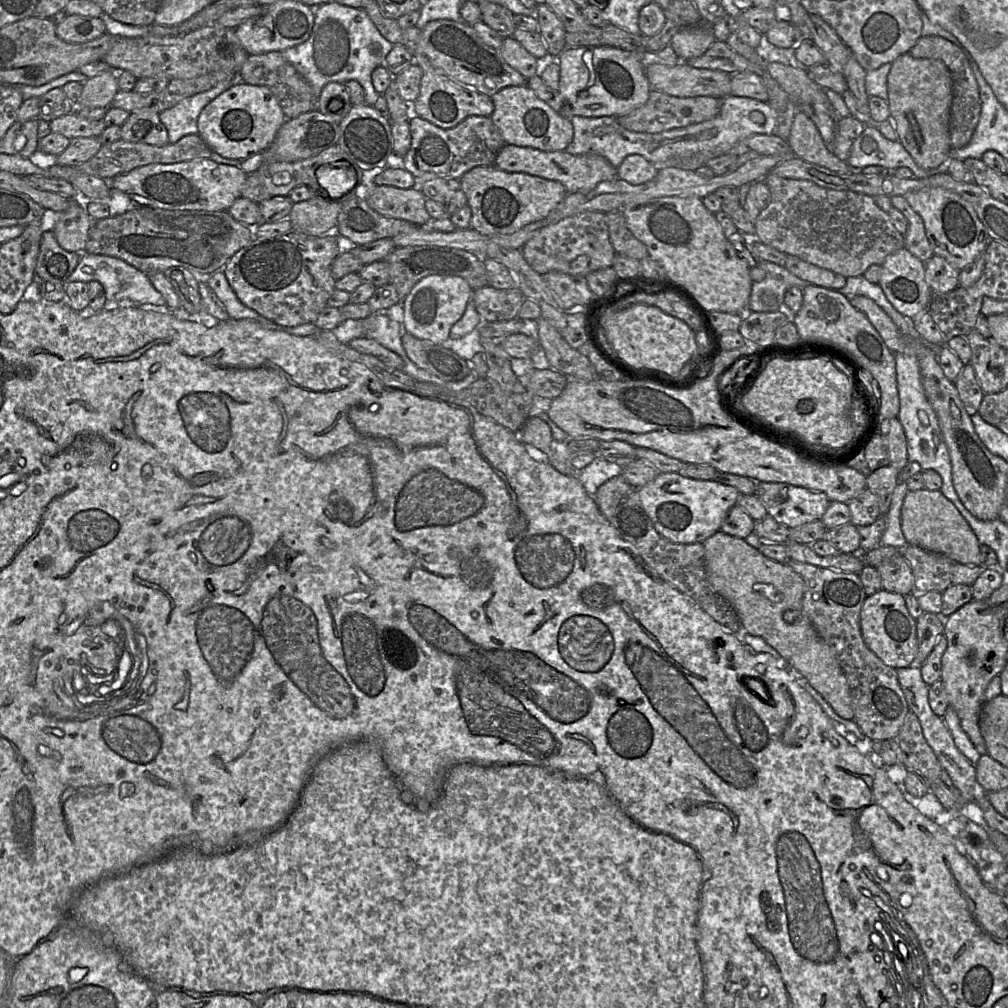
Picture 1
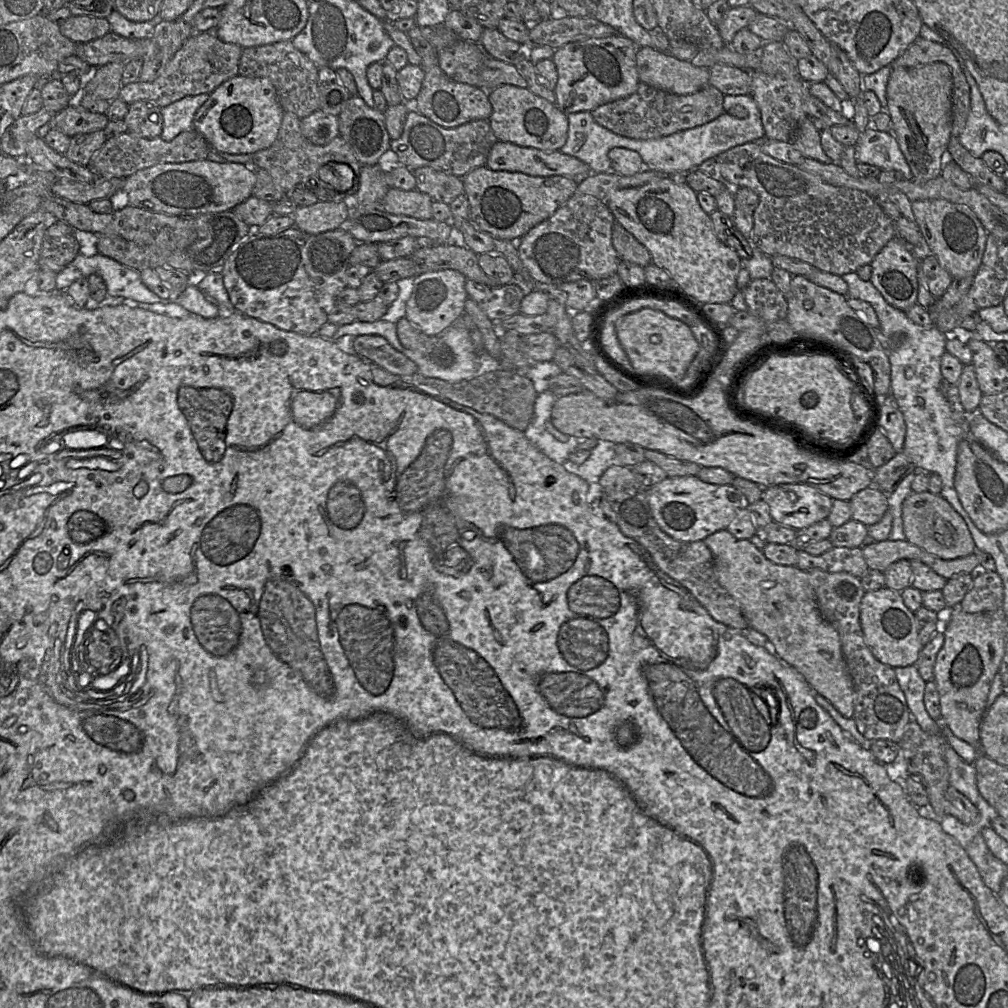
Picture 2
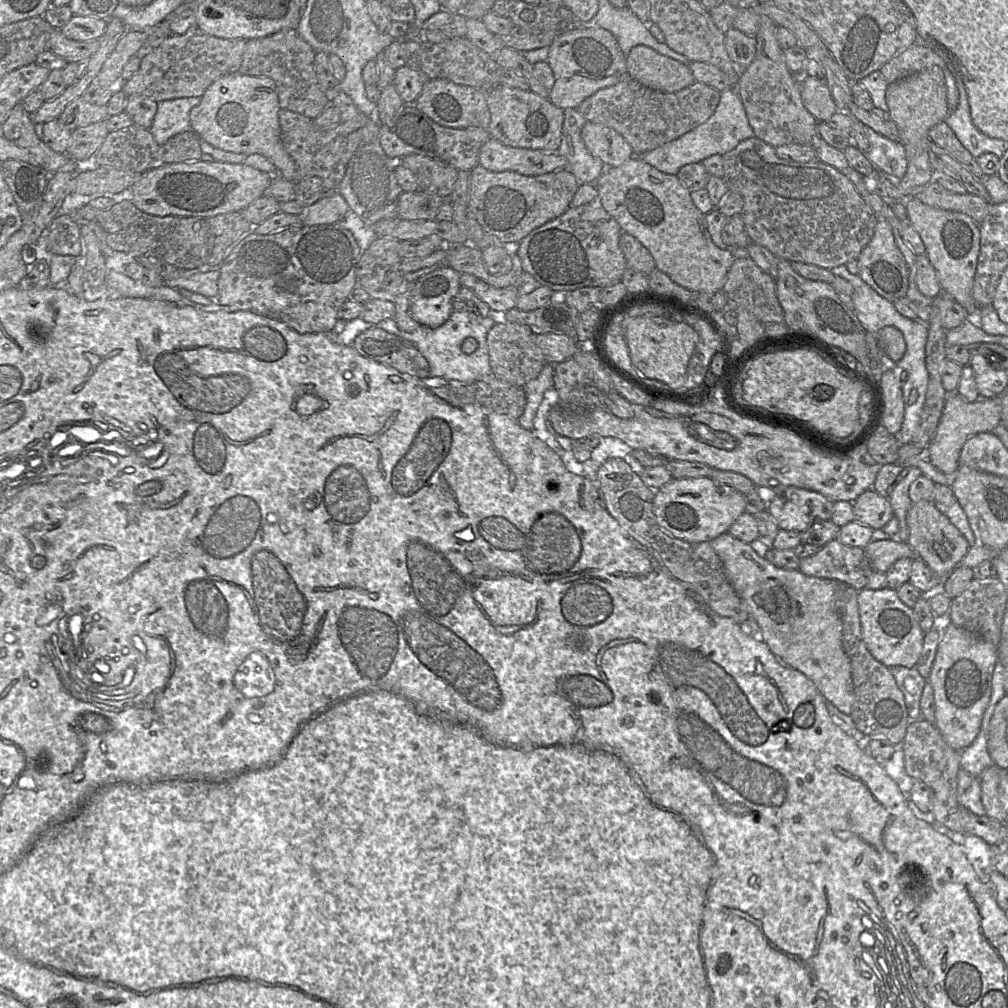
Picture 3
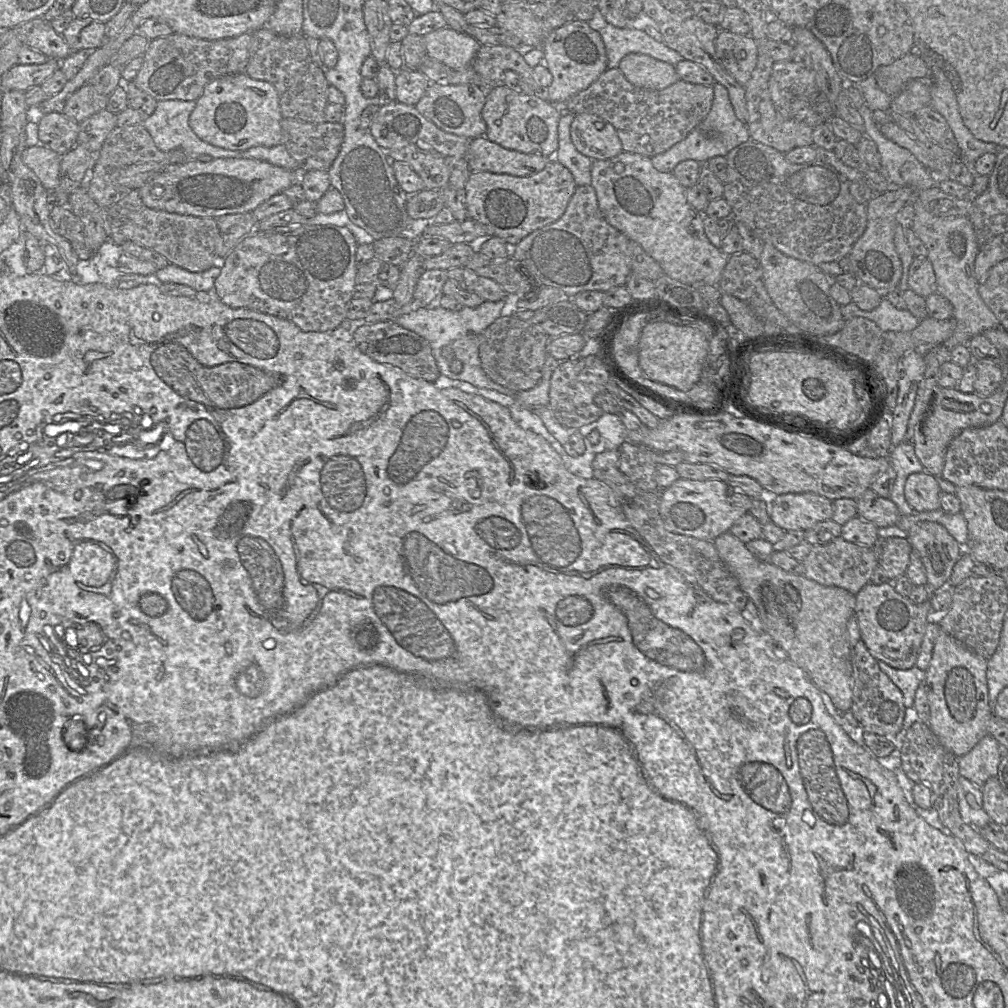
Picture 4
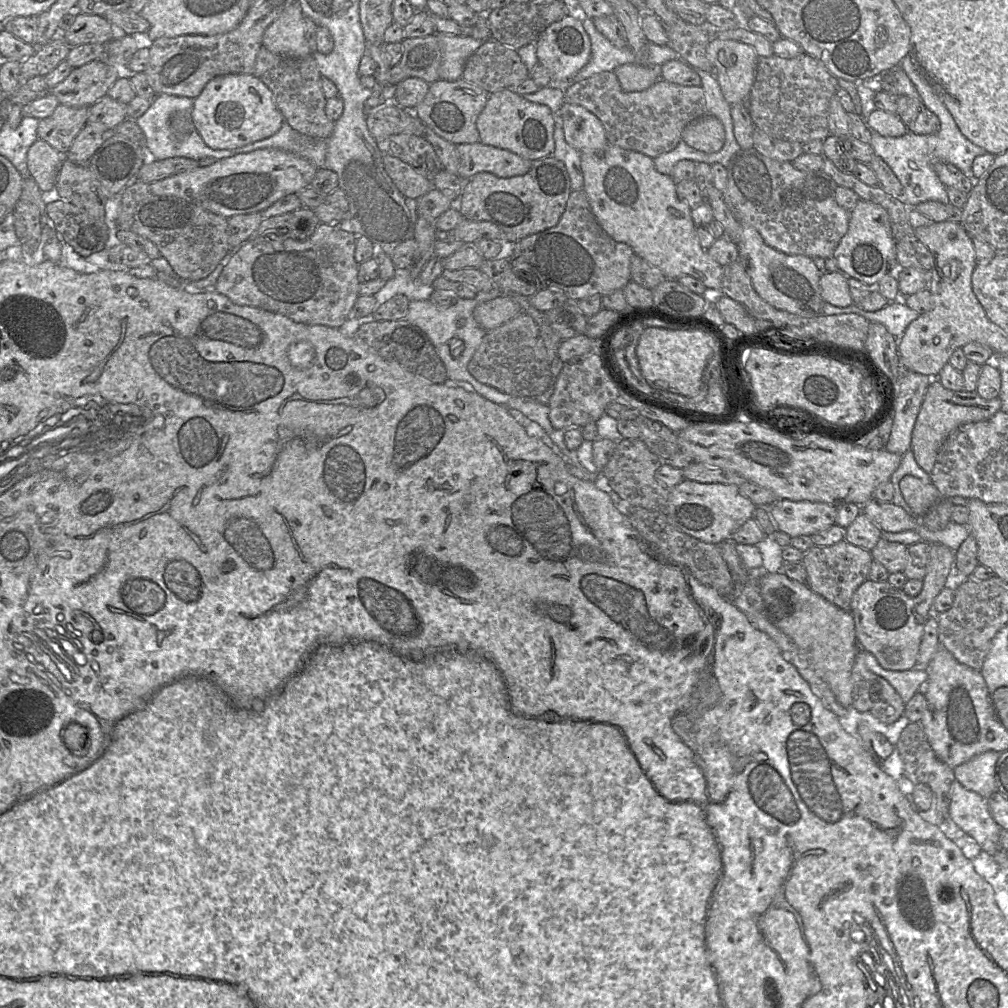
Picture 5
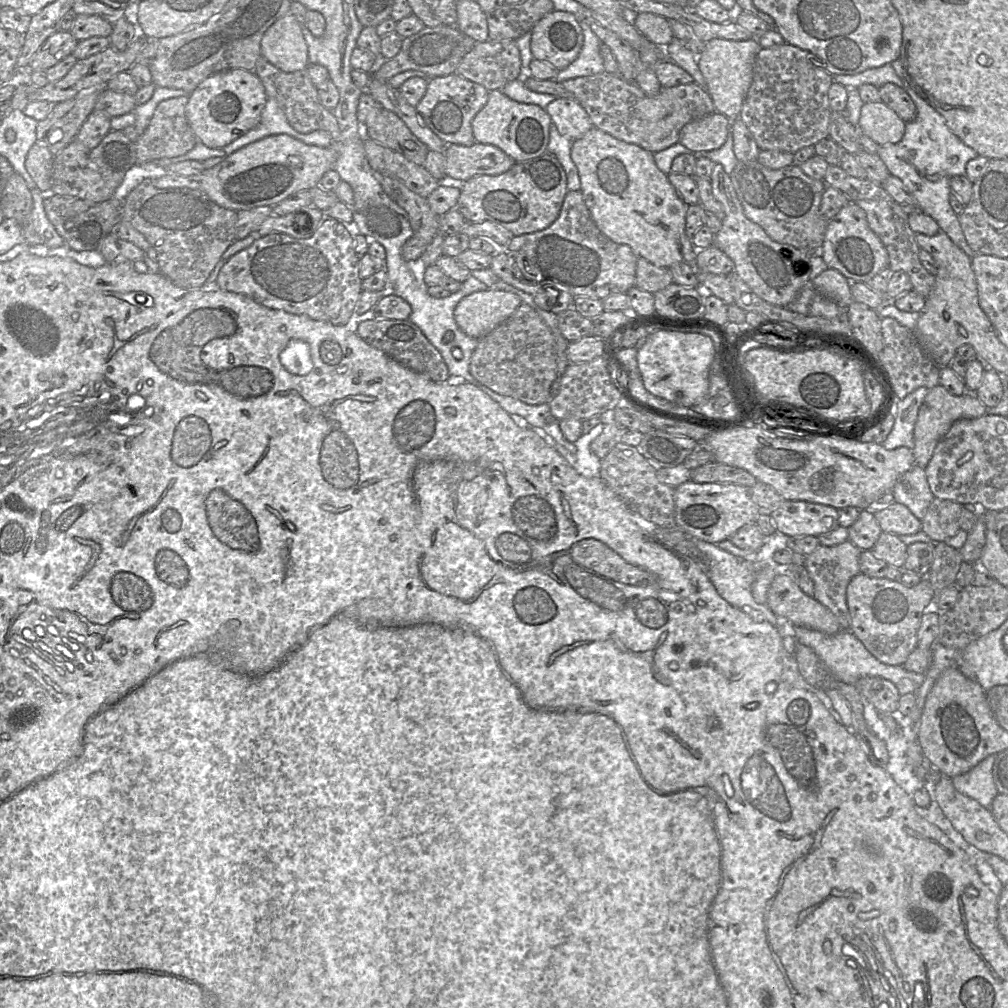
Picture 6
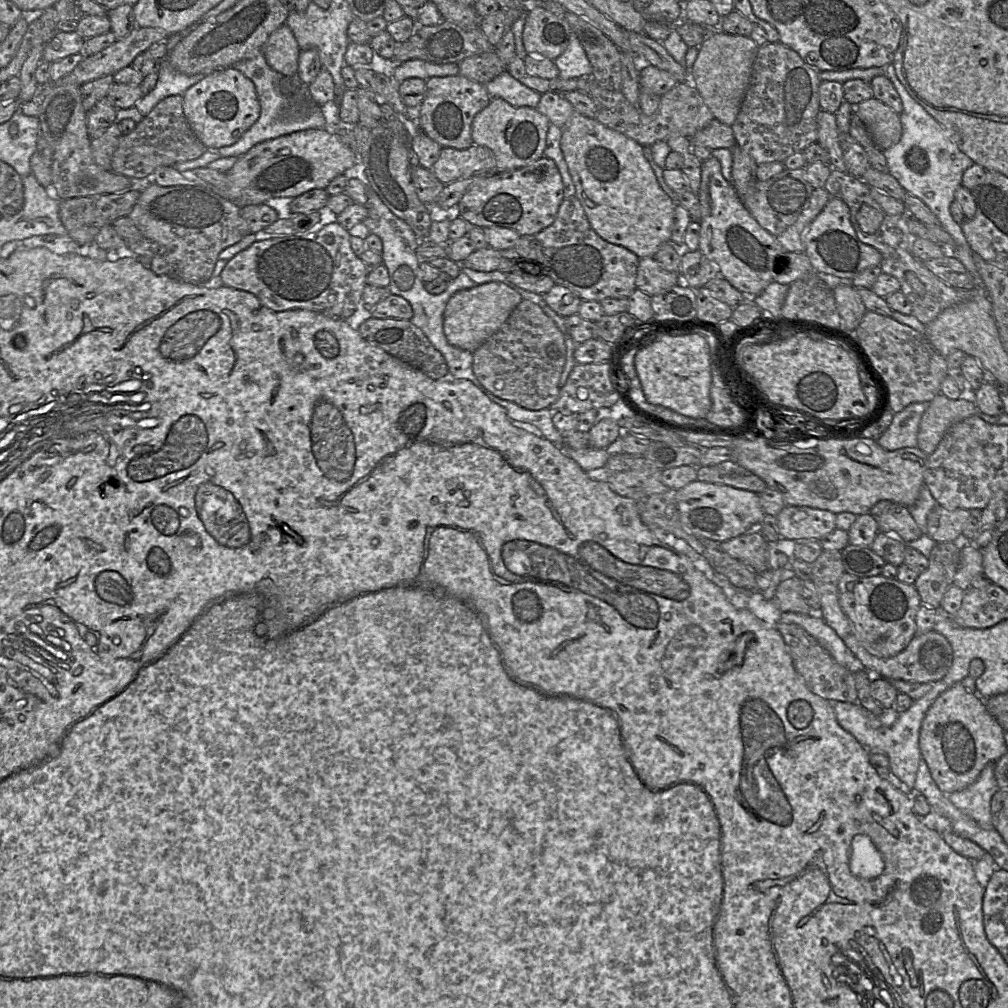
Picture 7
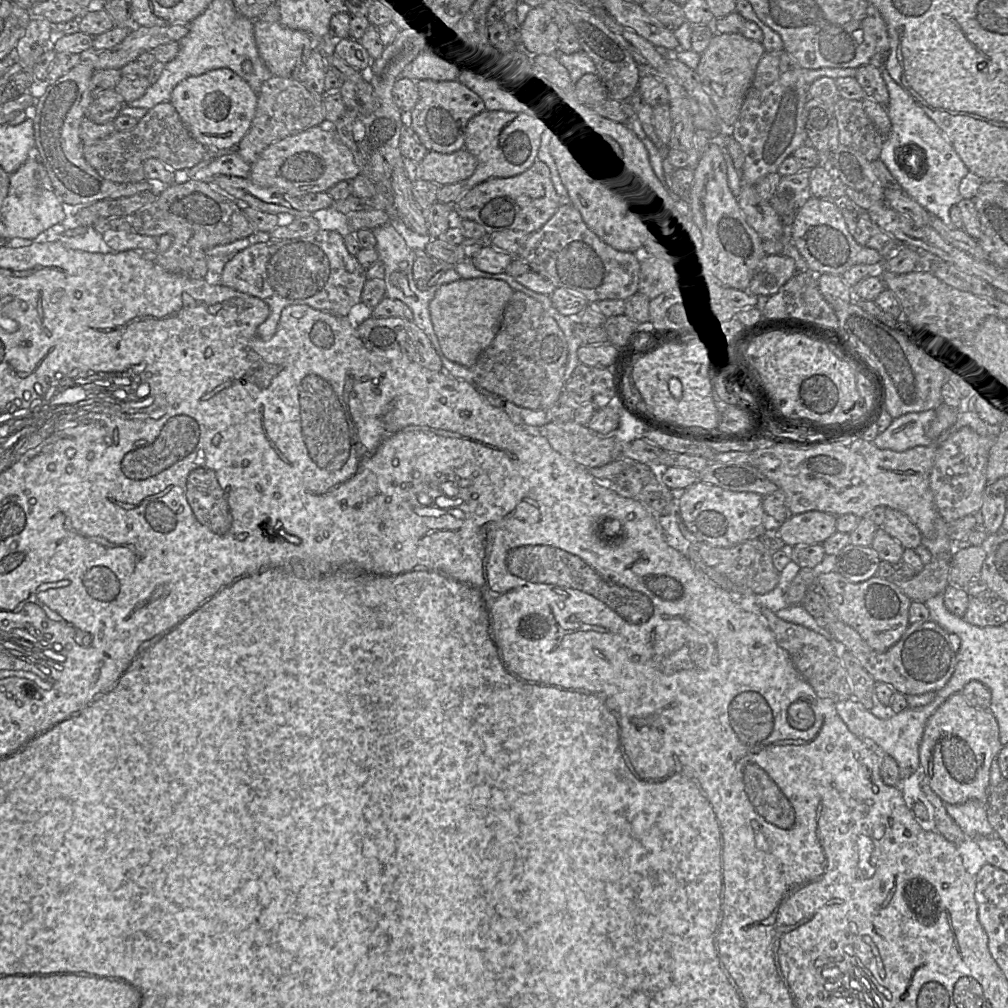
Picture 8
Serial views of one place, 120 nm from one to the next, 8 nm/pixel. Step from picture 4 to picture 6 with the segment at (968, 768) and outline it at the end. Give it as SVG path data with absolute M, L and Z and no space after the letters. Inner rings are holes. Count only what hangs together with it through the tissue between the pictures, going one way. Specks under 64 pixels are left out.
M990 755L966 773L952 778L953 786L961 794L979 802L985 808L991 808L998 794L993 779L993 766L996 755Z

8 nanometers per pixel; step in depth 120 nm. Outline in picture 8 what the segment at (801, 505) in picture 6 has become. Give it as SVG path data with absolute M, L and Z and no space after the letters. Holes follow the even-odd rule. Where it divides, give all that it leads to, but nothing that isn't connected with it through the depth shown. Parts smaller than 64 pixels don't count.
M808 511L792 515L776 525L779 536L787 546L822 544L836 530L837 517L820 511Z

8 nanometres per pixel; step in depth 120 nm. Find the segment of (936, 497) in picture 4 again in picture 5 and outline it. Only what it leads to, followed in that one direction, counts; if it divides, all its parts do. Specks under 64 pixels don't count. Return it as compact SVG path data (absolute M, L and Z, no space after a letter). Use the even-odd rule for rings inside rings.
M905 475L899 486L904 500L914 512L914 516L919 519L942 499L932 483L924 484L920 479L911 475Z

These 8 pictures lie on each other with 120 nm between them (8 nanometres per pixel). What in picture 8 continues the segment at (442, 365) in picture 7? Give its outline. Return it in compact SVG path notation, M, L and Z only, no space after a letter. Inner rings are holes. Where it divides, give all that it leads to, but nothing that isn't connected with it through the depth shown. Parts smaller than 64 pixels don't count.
M370 317L357 329L369 349L399 351L431 371L444 371L430 339L413 321L400 317Z

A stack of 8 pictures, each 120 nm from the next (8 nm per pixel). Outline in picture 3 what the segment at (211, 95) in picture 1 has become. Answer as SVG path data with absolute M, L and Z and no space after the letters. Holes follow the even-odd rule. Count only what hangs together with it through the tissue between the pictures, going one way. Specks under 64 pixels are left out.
M183 97L157 102L157 112L149 128L155 141L162 145L179 133L192 131L190 111L200 101L201 97Z

